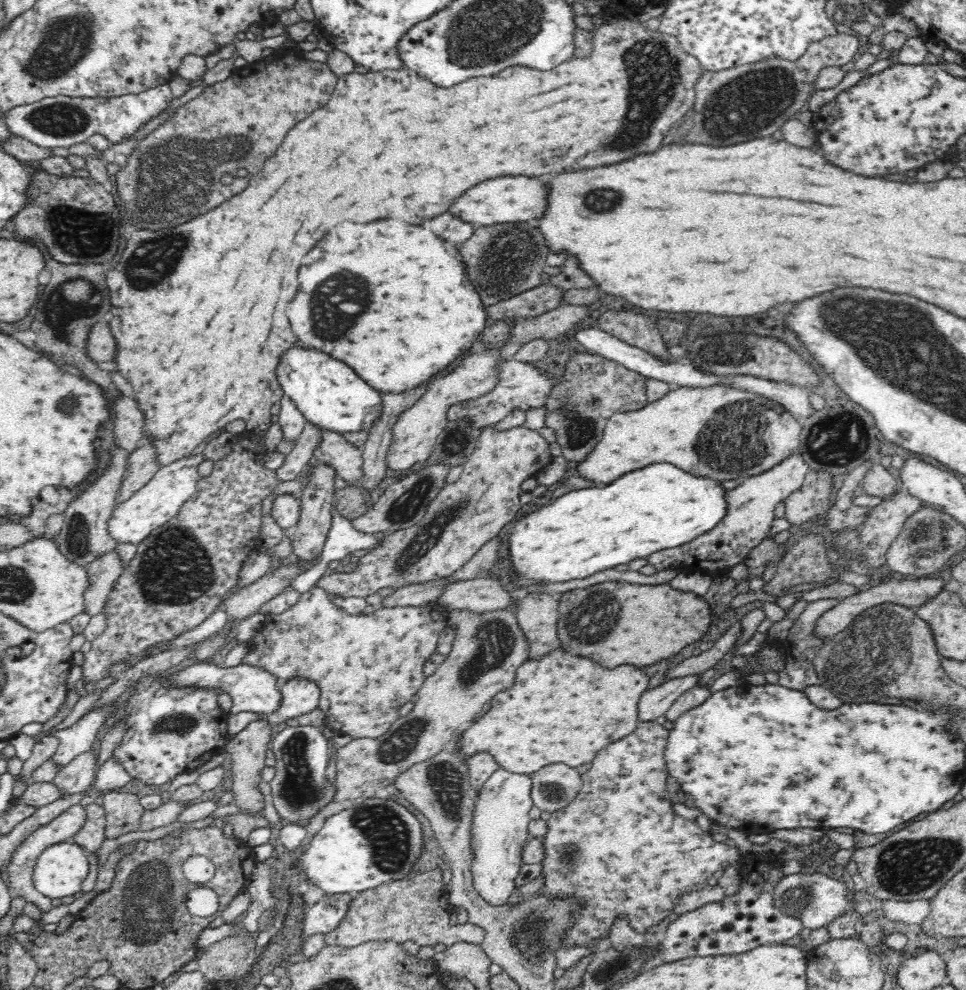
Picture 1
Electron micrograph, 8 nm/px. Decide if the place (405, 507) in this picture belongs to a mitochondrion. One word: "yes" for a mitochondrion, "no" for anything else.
yes

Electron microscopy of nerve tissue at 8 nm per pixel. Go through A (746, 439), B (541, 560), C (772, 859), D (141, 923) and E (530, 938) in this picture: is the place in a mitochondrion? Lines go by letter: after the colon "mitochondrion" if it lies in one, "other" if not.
A: mitochondrion
B: other
C: other
D: mitochondrion
E: mitochondrion

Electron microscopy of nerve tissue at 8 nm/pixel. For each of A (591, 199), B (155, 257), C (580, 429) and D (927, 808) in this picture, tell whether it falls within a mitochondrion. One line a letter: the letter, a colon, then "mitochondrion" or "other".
A: mitochondrion
B: mitochondrion
C: mitochondrion
D: other

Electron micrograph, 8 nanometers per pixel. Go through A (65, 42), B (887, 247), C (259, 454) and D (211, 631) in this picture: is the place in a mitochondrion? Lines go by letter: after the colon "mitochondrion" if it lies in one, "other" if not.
A: mitochondrion
B: other
C: other
D: other

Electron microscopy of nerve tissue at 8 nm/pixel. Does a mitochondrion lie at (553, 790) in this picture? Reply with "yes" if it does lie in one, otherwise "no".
yes

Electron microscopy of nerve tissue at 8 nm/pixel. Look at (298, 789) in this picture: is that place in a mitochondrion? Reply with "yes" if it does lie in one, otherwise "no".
yes

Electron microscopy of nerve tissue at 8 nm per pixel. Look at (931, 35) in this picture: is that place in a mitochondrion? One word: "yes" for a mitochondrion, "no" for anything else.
no

